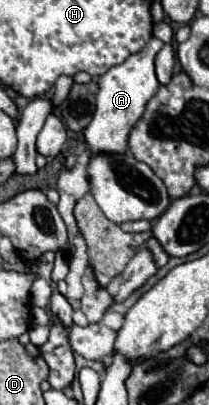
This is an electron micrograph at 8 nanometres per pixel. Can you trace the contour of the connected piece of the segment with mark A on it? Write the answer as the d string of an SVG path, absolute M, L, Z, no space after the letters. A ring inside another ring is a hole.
M150 38L148 44L128 56L122 64L112 66L106 74L100 76L100 92L96 96L96 112L88 128L84 130L84 140L92 152L96 154L124 154L128 150L128 134L136 126L136 122L142 118L148 100L156 94L158 90L158 80L154 78L154 56L158 50L164 46L162 40Z

